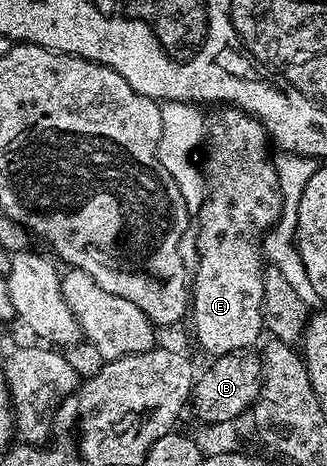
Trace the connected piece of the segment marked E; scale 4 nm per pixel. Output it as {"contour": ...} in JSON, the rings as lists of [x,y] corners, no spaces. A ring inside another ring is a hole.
{"contour":[[[218,107],[214,114],[207,116],[206,134],[204,136],[204,150],[206,149],[206,165],[204,161],[204,173],[206,176],[208,192],[205,196],[205,201],[202,204],[202,210],[196,215],[198,220],[198,241],[196,240],[196,248],[198,255],[198,266],[192,272],[192,300],[188,310],[189,316],[194,316],[194,335],[198,339],[199,345],[203,351],[210,353],[211,358],[228,357],[231,355],[241,354],[243,351],[250,351],[259,344],[258,336],[263,336],[264,330],[262,327],[262,300],[264,299],[264,254],[262,252],[262,239],[279,224],[282,217],[282,188],[278,182],[280,172],[279,166],[274,165],[274,157],[270,154],[272,150],[272,141],[268,136],[261,120],[253,117],[250,113],[245,113],[244,110],[237,107]]]}

